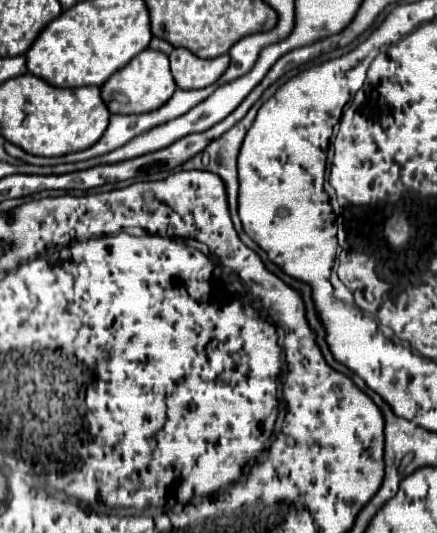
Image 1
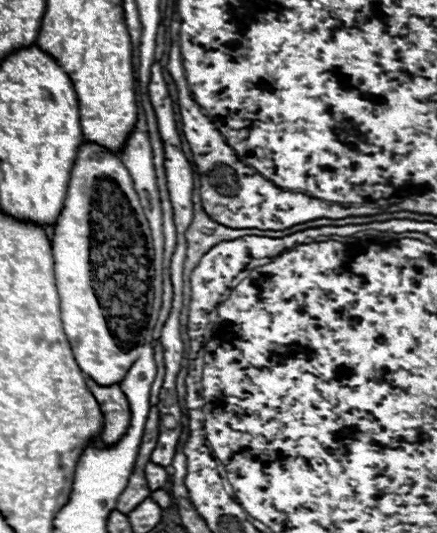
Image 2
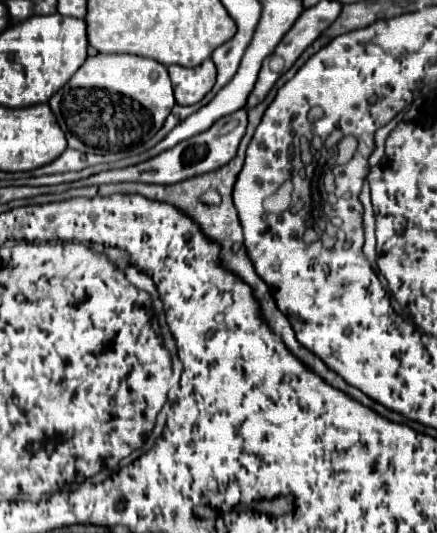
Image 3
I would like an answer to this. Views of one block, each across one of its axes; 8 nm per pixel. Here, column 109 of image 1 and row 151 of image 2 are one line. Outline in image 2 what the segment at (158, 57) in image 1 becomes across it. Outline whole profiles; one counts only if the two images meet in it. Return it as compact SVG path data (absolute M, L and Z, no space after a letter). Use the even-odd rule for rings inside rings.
M84 142L82 150L78 150L78 162L74 164L70 190L66 196L66 210L62 210L62 218L58 218L58 226L52 234L52 256L56 288L60 294L62 324L76 364L100 386L120 384L130 366L136 362L138 348L146 342L154 298L154 248L150 226L128 170L110 150L98 144Z

